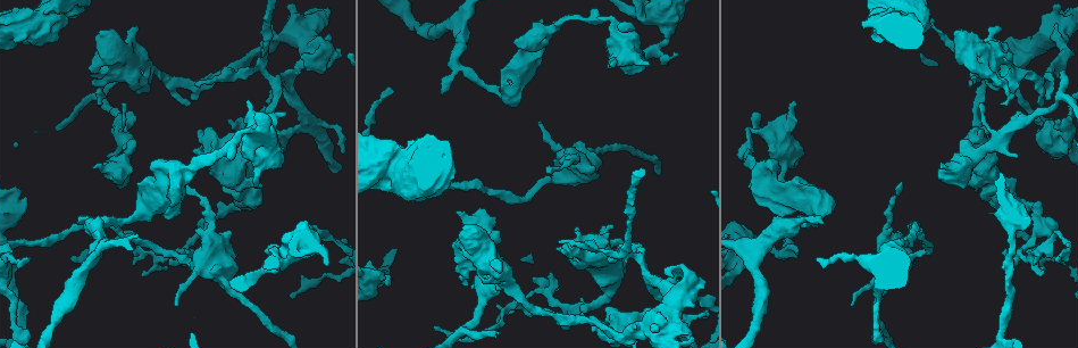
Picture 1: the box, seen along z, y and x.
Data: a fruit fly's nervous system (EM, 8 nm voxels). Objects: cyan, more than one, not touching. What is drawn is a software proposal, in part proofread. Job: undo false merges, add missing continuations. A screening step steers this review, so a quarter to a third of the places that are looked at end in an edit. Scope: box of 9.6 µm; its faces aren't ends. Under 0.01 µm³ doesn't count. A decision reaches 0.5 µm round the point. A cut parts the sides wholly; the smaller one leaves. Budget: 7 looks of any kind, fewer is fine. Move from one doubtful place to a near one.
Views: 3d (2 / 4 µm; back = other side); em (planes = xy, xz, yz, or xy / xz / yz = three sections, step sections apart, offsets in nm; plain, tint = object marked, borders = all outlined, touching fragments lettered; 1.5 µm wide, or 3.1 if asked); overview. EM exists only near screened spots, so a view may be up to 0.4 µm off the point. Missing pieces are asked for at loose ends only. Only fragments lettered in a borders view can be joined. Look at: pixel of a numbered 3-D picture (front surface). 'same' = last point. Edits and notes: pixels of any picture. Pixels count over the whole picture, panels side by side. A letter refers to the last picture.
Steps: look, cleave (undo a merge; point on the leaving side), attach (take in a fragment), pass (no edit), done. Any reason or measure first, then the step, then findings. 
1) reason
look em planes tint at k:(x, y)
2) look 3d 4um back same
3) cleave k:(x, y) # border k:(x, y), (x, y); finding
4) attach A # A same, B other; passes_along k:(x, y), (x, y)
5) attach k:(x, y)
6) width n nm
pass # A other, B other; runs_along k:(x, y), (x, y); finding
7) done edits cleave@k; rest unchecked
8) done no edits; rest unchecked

thin end
look em xy step 4 tint at 1:(541, 124)

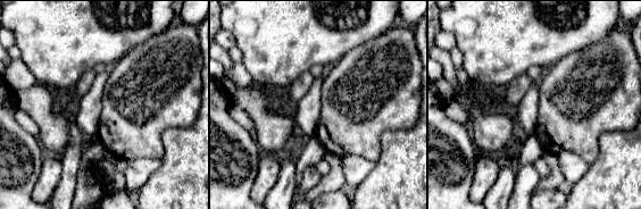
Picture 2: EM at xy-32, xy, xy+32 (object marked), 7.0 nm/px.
cut it another way
look em planes borders same

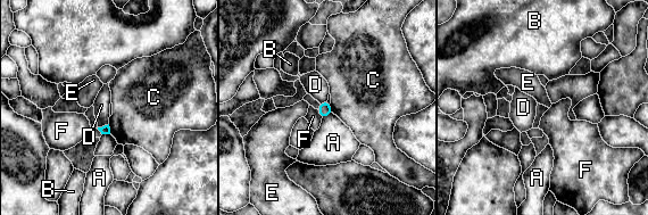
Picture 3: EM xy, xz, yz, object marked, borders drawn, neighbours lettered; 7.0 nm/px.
longest_contact A 90 nm
pass # A other, B other, C other, D other, E other, F other; border 3:(108, 124), (110, 133); none of them fits

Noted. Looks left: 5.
branch stops here
look 3d 2um at 1:(784, 241)

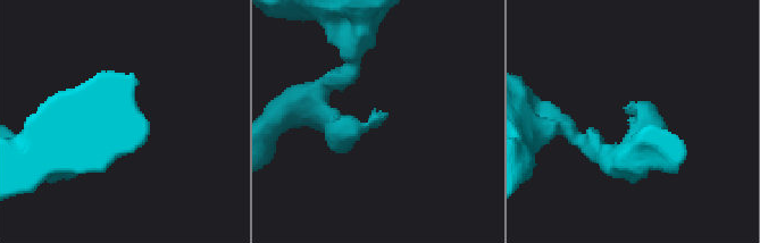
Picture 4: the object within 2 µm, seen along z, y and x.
look em planes tint at 4:(379, 112)

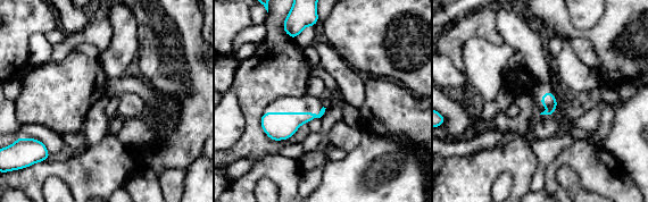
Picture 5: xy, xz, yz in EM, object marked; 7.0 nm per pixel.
see the neighbours
look em planes borders same

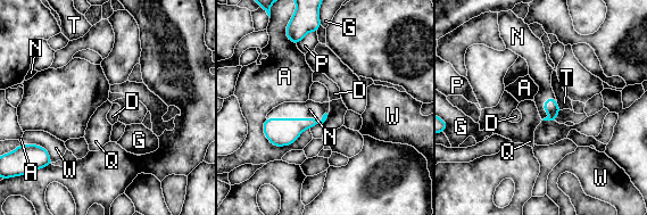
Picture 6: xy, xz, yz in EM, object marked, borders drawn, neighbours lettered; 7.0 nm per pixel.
pass # A other, D other, G other, N other, P other, Q other, T other, W other; border 6:(328, 113), (320, 120), (266, 118); none of them fits

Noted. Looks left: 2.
branch stops here
look em yz step 4 borders at 1:(1042, 128)

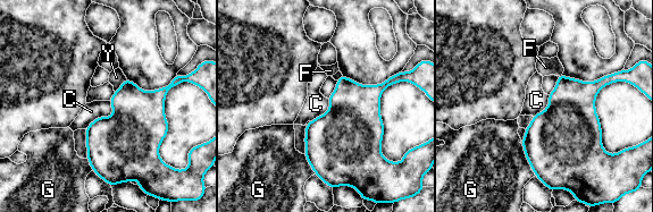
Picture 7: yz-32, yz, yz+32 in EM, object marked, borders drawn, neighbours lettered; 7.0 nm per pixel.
width 260 nm
pass # C other, F other, G other, Y other; none of them fits

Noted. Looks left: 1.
done no edits; rest unchecked

